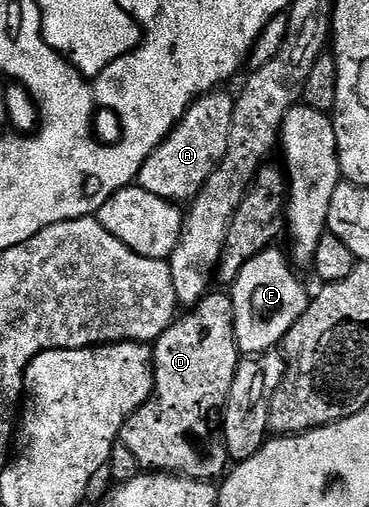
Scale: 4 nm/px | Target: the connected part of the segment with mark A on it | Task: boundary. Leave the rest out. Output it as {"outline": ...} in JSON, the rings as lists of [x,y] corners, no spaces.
{"outline":[[[213,90],[196,97],[193,104],[184,111],[184,117],[176,123],[171,134],[157,146],[146,158],[140,173],[136,175],[135,183],[145,188],[150,194],[158,194],[158,198],[171,200],[173,202],[191,201],[200,192],[200,188],[211,176],[223,160],[229,139],[230,122],[233,121],[235,99],[233,93],[224,92],[228,90]]]}

